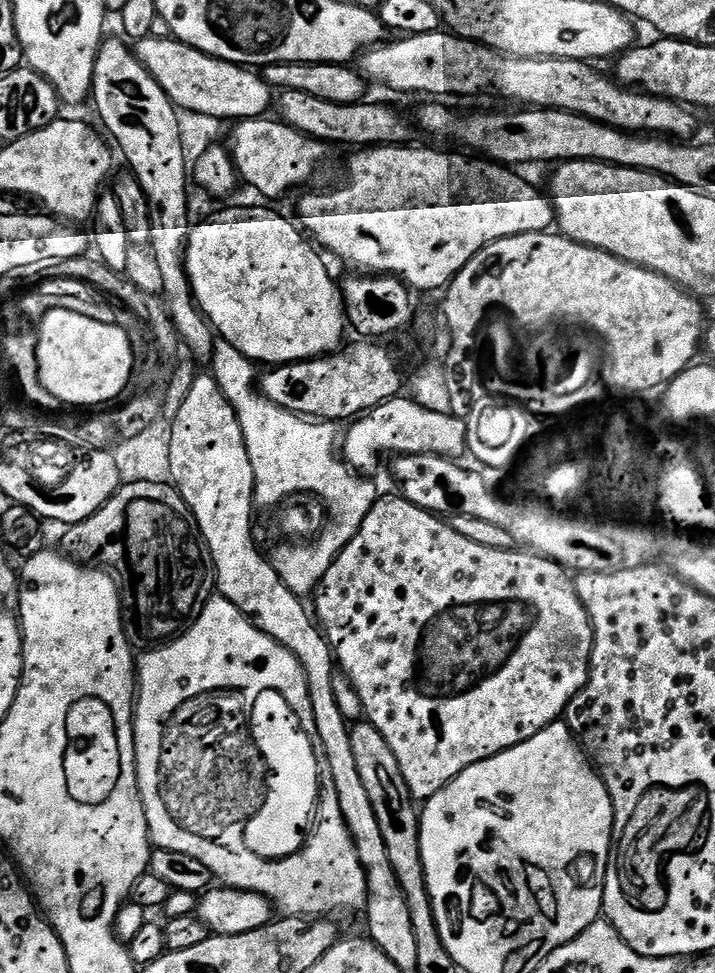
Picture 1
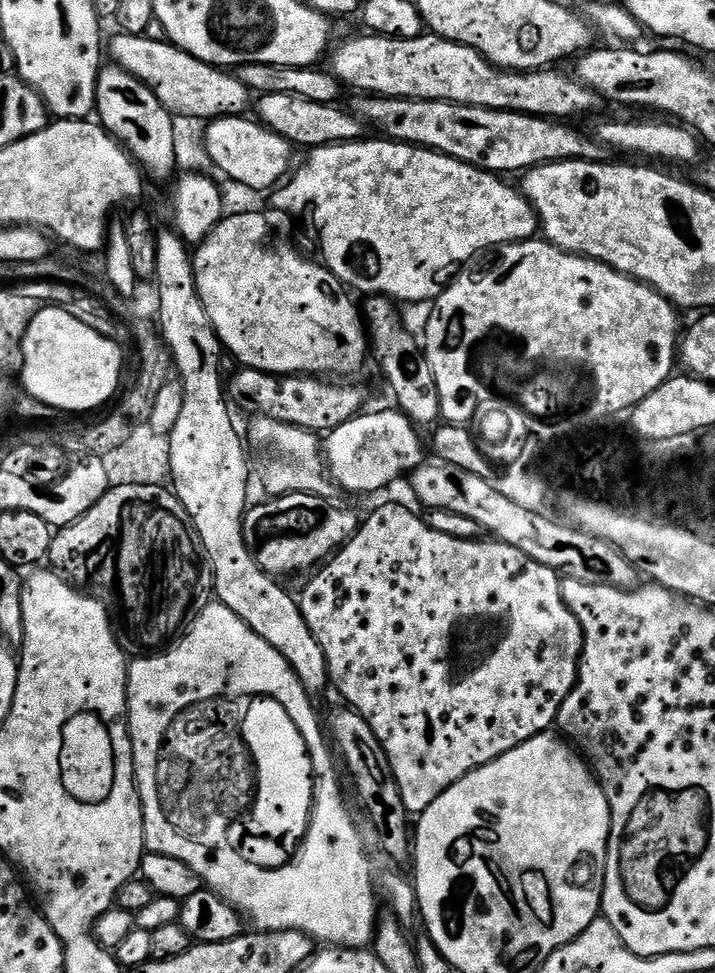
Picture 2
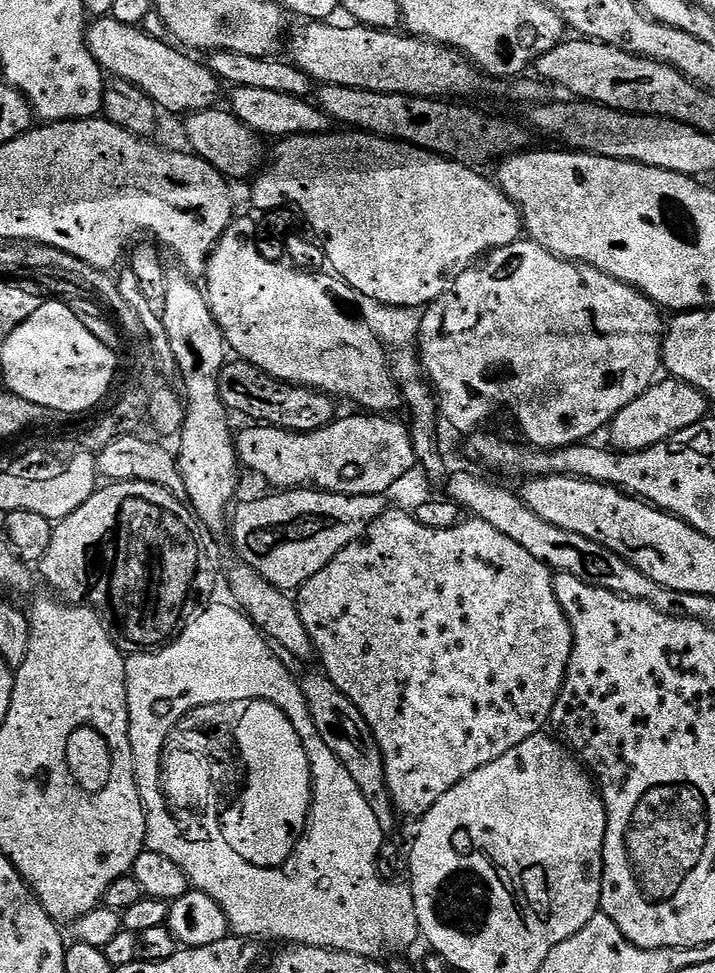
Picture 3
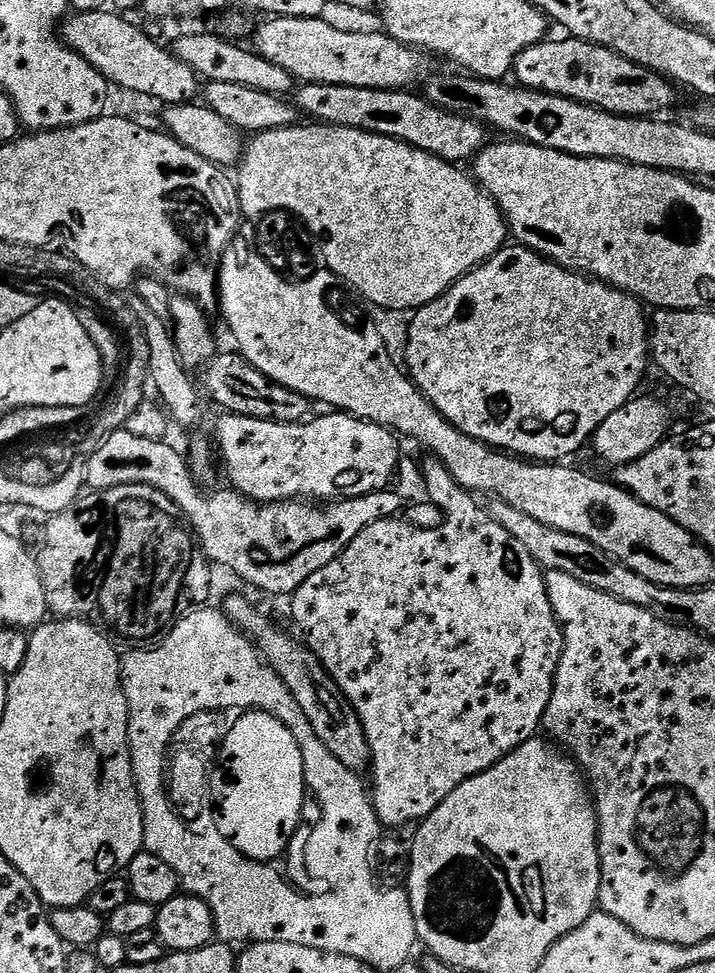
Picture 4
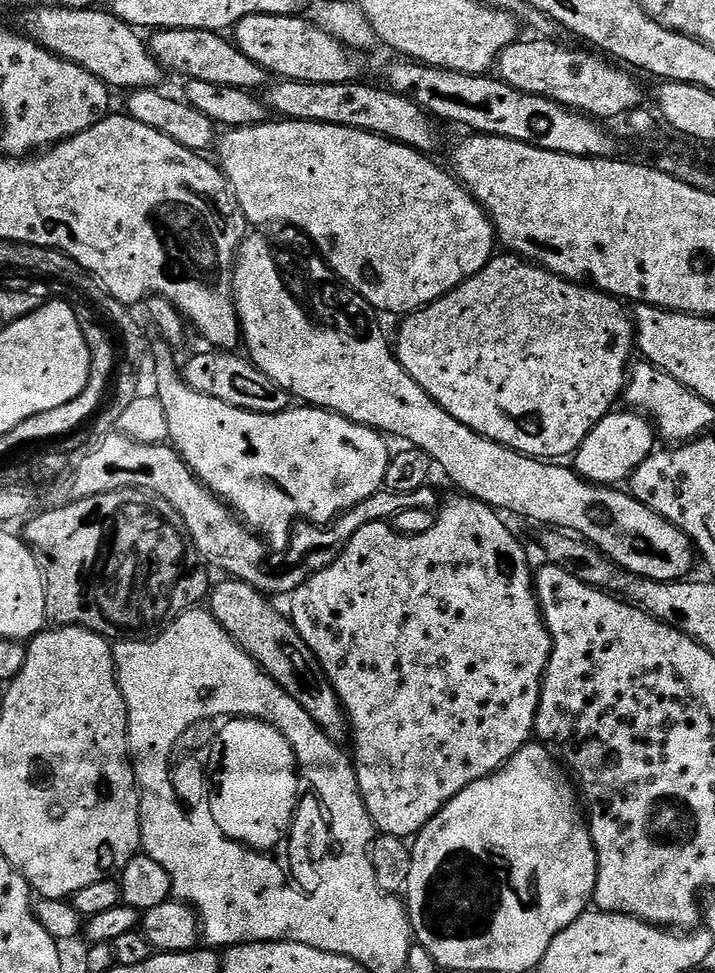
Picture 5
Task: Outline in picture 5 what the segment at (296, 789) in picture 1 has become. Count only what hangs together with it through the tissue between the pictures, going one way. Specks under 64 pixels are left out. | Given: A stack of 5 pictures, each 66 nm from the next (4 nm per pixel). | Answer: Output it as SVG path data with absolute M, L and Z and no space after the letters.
M245 718L240 724L232 724L216 752L212 752L212 812L220 820L220 828L228 836L240 836L248 844L276 844L284 824L288 824L288 812L292 812L292 796L296 796L296 780L292 780L292 762L296 756L290 744L284 744L272 728L264 728L264 722Z

